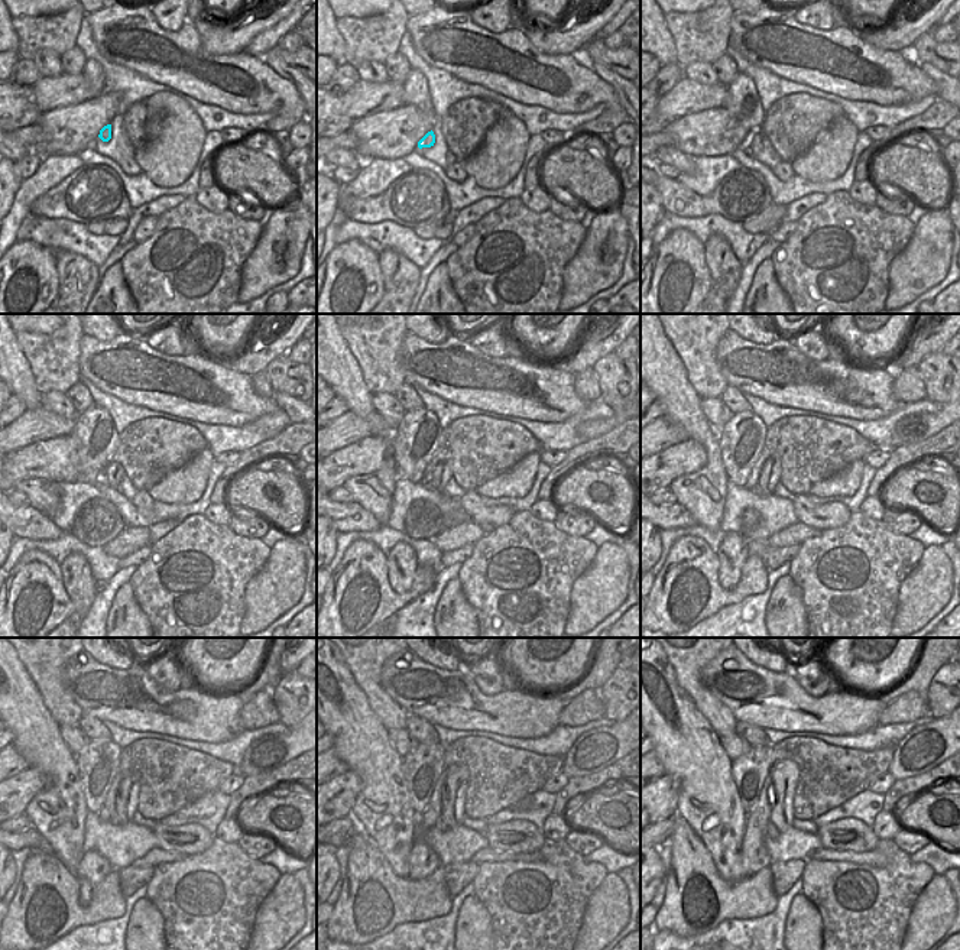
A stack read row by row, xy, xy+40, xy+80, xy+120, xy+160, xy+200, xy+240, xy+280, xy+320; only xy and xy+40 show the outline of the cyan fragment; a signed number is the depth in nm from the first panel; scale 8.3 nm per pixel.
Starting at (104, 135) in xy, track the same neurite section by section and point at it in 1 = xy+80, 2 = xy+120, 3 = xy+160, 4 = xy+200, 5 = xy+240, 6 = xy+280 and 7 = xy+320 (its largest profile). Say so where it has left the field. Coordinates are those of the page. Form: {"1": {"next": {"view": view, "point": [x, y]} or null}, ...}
{"1": {"next": {"view": "xy+80", "point": [753, 142]}}, "2": {"next": {"view": "xy+120", "point": [113, 472]}}, "3": {"next": {"view": "xy+160", "point": [441, 473]}}, "4": {"next": {"view": "xy+200", "point": [769, 476]}}, "5": {"next": {"view": "xy+240", "point": [127, 797]}}, "6": {"next": {"view": "xy+280", "point": [453, 798]}}, "7": {"next": {"view": "xy+320", "point": [785, 774]}}}

